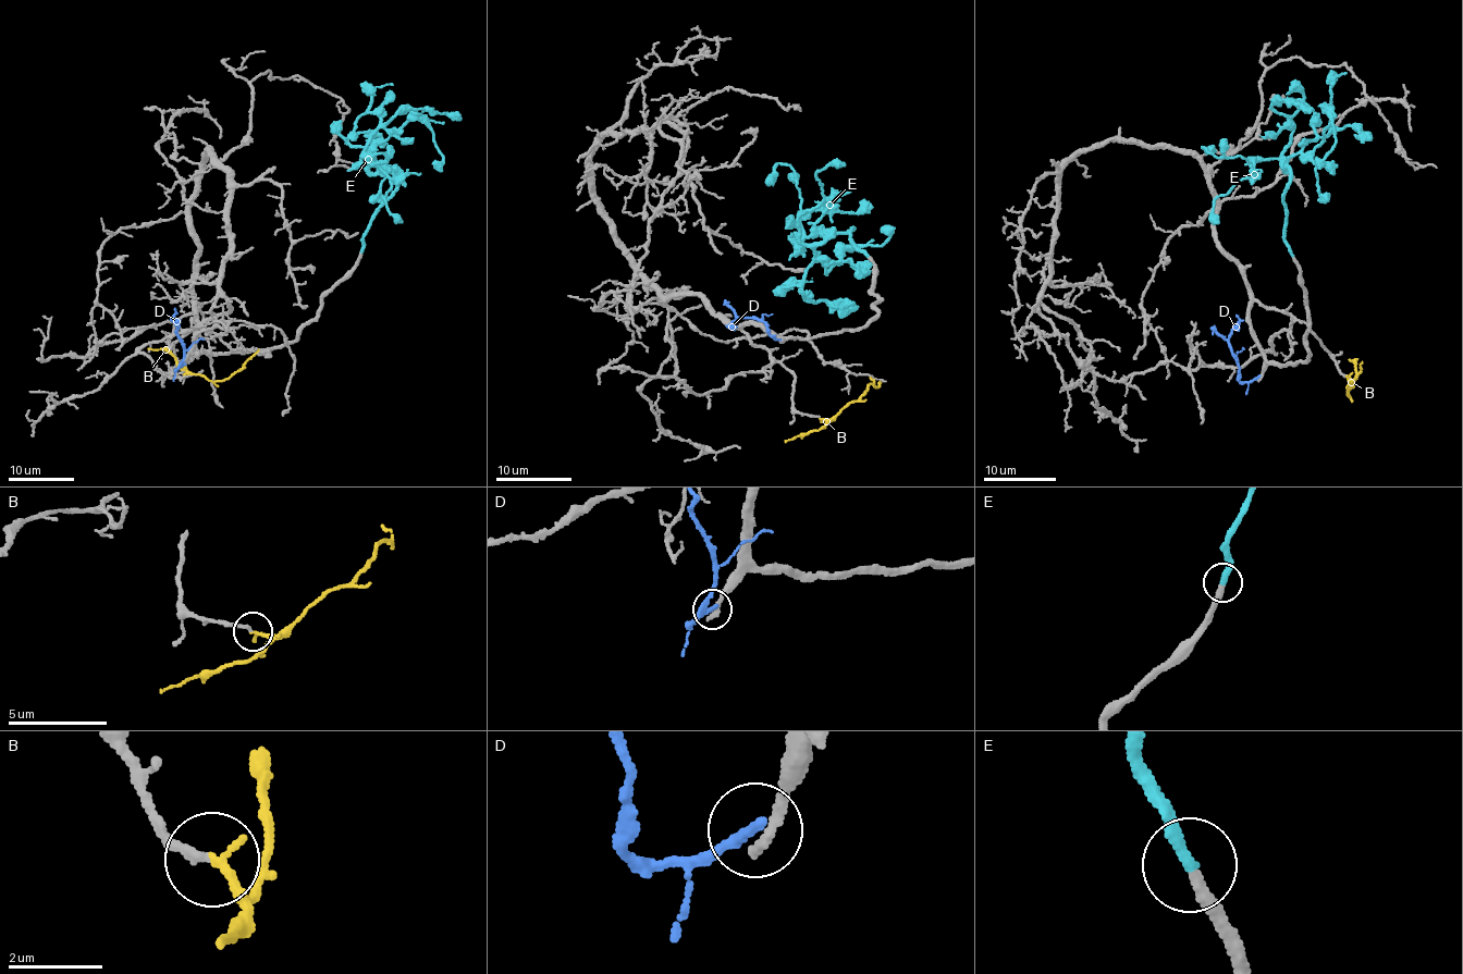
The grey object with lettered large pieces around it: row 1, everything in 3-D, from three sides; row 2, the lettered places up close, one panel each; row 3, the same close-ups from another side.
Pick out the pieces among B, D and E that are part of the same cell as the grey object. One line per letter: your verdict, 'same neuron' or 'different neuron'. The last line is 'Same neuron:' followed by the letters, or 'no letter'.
B: same neuron
D: different neuron
E: same neuron
Same neuron: B, E

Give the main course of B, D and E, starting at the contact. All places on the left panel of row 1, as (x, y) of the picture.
B: (182, 364), (188, 372), (207, 380), (224, 380), (237, 372), (258, 348)
D: (183, 365), (176, 369), (184, 349), (176, 332), (175, 308)
E: (361, 251), (396, 185), (390, 171), (372, 172), (376, 146), (420, 119), (440, 152), (434, 162)

